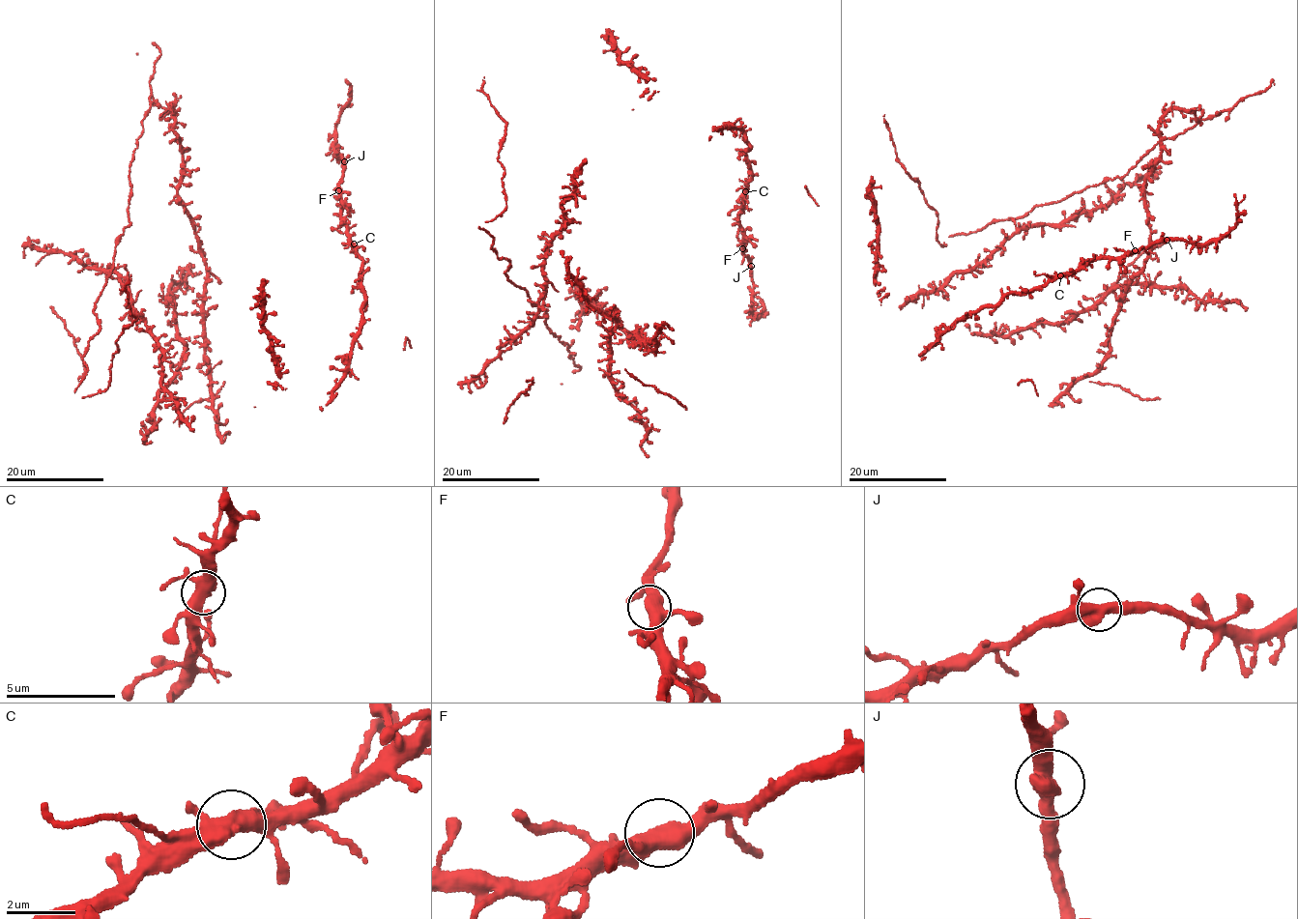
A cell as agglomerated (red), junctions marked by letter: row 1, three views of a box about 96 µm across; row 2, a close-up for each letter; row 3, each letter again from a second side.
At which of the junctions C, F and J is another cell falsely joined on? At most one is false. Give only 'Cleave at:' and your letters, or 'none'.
Cleave at: C

